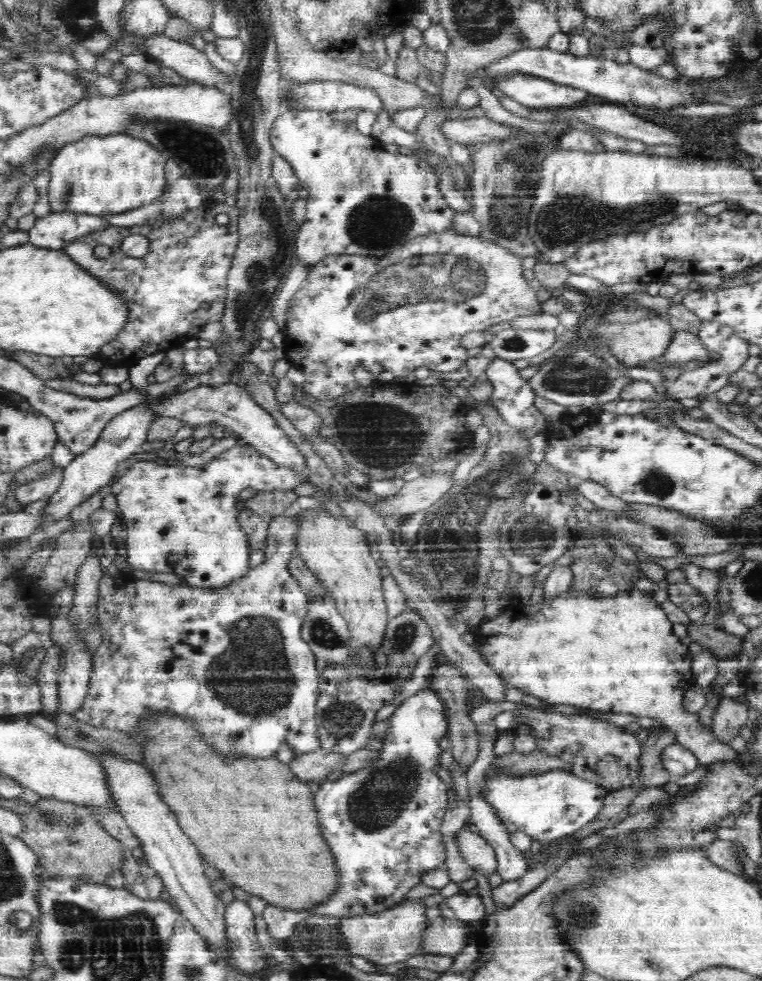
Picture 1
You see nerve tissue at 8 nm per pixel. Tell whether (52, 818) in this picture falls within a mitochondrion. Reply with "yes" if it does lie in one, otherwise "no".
yes

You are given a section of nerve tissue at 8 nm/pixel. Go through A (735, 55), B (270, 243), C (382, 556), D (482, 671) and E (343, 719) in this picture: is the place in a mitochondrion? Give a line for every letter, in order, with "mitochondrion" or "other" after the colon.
A: other
B: mitochondrion
C: other
D: other
E: mitochondrion

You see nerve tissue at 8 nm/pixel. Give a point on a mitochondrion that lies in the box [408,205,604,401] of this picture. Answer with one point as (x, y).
(512, 344)

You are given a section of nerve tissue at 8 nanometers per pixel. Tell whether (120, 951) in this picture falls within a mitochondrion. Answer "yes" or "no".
yes

